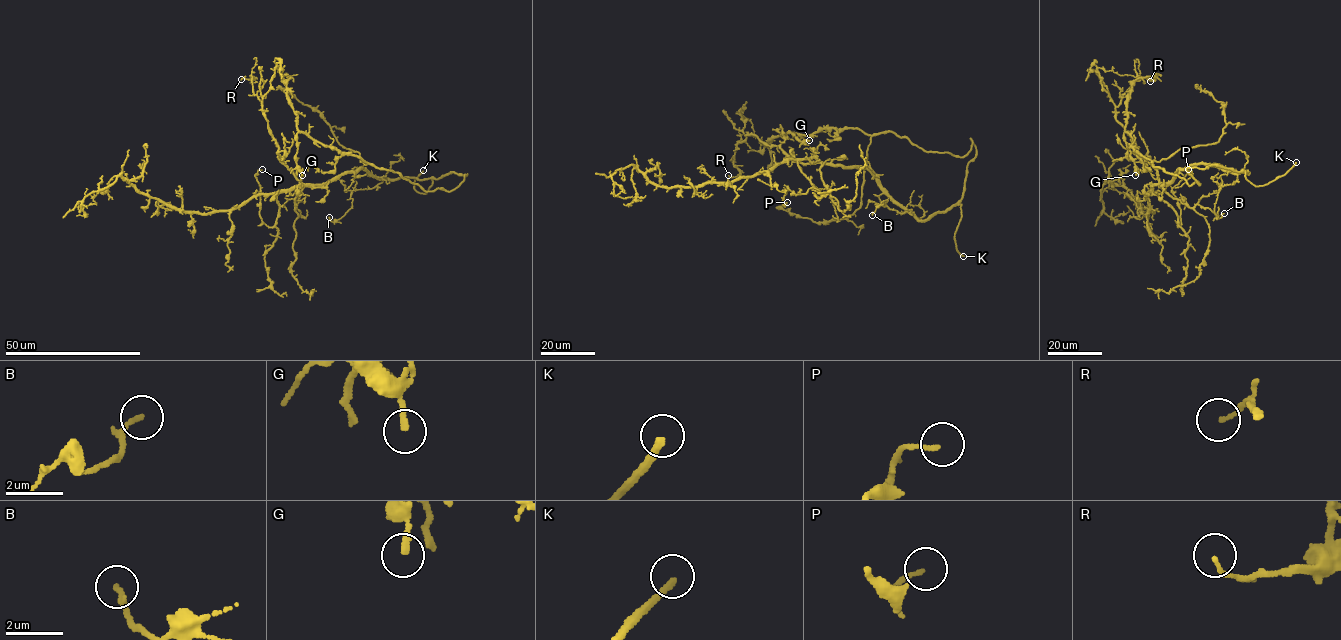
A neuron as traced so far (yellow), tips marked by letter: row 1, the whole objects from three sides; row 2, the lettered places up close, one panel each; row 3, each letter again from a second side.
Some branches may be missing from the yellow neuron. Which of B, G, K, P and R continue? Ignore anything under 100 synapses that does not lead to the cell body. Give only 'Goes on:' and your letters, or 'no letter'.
Goes on: K

